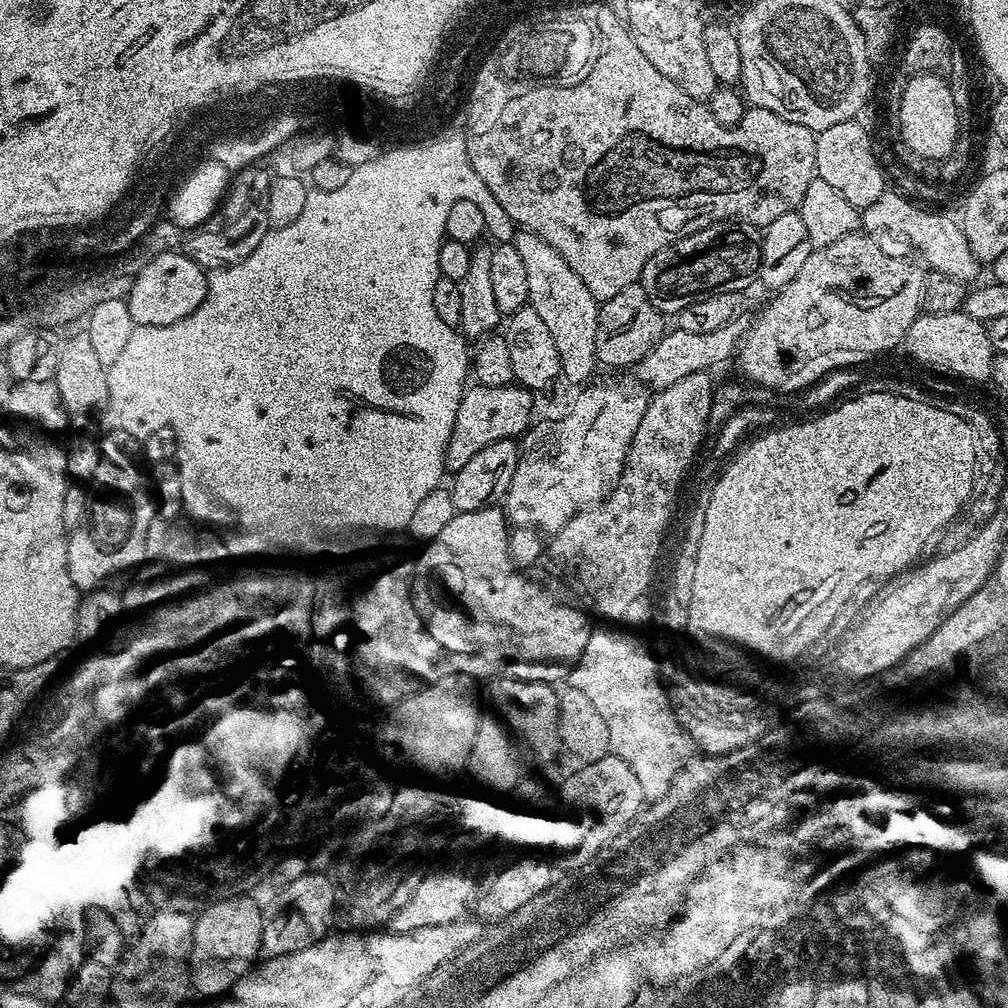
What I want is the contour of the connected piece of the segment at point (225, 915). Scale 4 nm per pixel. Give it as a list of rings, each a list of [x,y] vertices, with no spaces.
[[[251,895],[231,896],[228,899],[217,899],[199,917],[195,917],[193,926],[193,946],[190,959],[190,980],[194,988],[204,996],[216,996],[219,992],[227,993],[232,985],[253,967],[252,959],[261,955],[260,939],[264,914],[261,905],[252,901]]]

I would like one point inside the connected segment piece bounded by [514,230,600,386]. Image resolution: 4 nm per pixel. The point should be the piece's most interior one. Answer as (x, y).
(570, 312)

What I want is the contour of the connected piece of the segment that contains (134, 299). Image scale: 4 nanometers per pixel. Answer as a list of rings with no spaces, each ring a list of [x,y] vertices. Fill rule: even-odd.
[[[169,250],[144,269],[135,292],[127,298],[133,325],[164,326],[189,316],[206,296],[208,277],[205,269],[195,264],[180,250]]]

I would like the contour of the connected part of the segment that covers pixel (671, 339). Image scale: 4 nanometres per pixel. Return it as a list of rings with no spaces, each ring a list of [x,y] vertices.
[[[739,319],[731,320],[726,326],[722,326],[720,330],[713,330],[710,334],[689,334],[688,331],[677,327],[665,331],[664,337],[653,346],[650,354],[646,354],[646,358],[642,358],[640,363],[635,365],[635,379],[649,389],[659,390],[666,386],[674,386],[674,382],[686,378],[686,374],[716,370],[719,364],[731,361],[735,357],[746,331],[745,325],[740,323]]]

